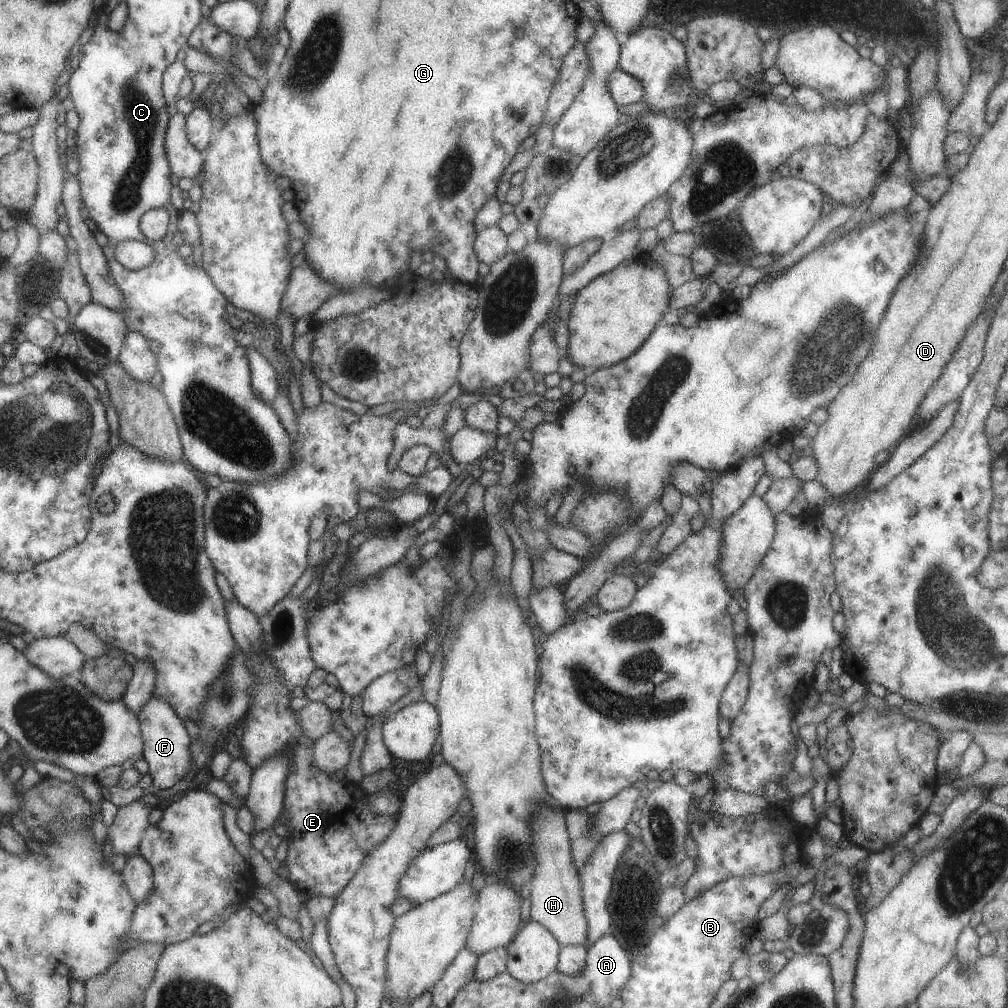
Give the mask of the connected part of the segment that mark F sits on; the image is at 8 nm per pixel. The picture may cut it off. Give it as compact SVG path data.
M151 692L149 700L143 704L143 708L137 712L136 716L141 742L143 742L141 759L147 762L153 786L156 786L159 791L173 788L176 784L186 786L187 770L191 768L191 753L189 752L191 739L187 735L183 722L173 712L171 704L167 704L167 700L159 696L153 696Z

